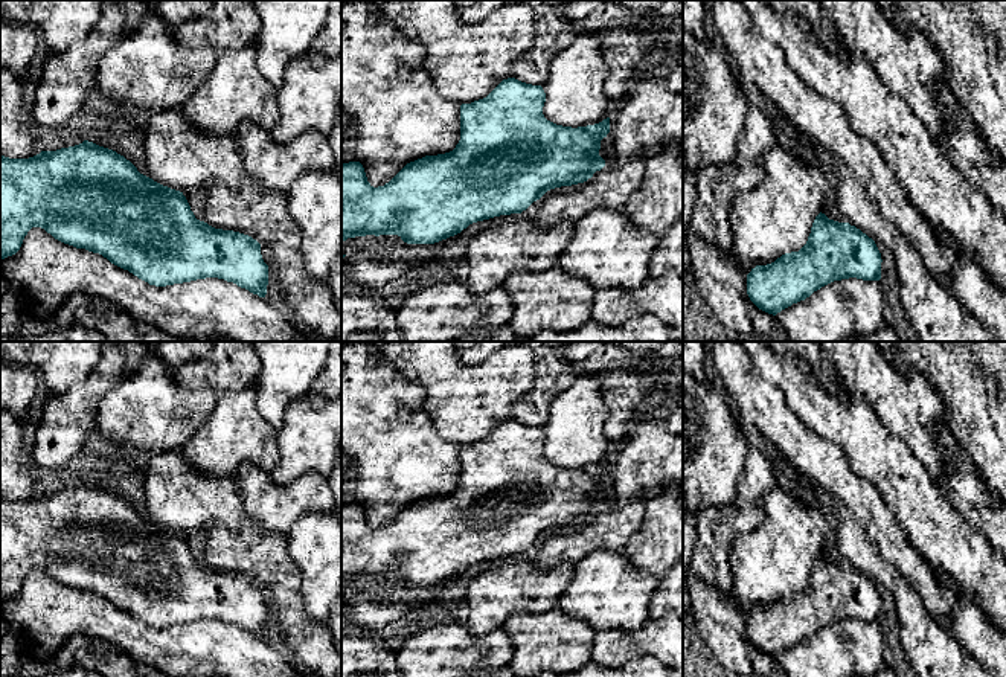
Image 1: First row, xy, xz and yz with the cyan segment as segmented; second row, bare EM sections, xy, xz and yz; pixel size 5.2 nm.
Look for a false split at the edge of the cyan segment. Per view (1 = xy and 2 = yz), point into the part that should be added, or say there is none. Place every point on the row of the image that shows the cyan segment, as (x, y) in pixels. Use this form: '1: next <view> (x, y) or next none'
1: next none
2: next none

